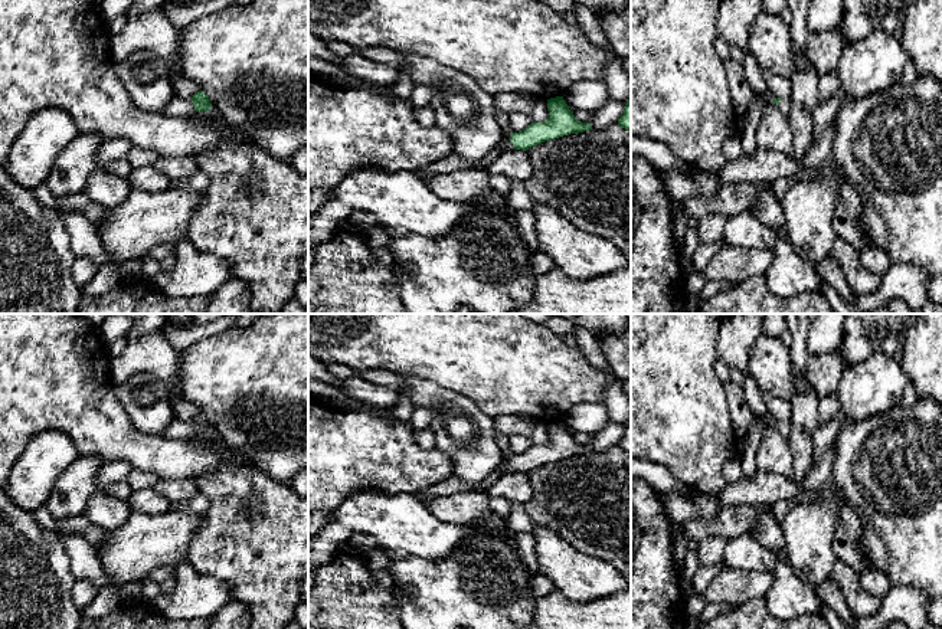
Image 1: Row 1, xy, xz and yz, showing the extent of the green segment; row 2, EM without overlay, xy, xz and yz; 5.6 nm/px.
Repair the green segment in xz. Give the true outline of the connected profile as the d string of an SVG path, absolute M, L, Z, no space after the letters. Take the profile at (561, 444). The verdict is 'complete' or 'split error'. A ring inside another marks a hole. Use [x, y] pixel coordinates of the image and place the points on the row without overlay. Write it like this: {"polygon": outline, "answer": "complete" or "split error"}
{"polygon": "M563 419L547 422L549 440L544 445L531 445L526 452L510 456L508 463L500 463L484 481L470 487L457 476L451 476L435 485L426 487L416 492L416 497L423 502L436 495L451 495L462 491L487 492L488 488L507 472L523 472L555 462L568 456L579 456L592 452L589 445L580 445L569 432Z", "answer": "split error"}

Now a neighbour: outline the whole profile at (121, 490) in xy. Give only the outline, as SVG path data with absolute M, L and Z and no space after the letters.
M127 479L109 484L102 491L107 495L109 495L118 501L122 501L122 502L128 502L130 497L134 492Z

